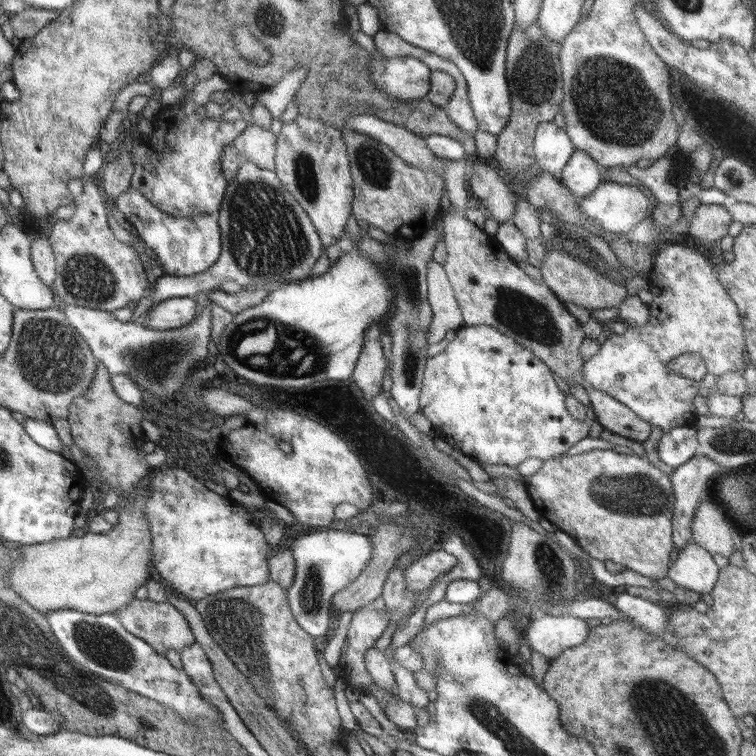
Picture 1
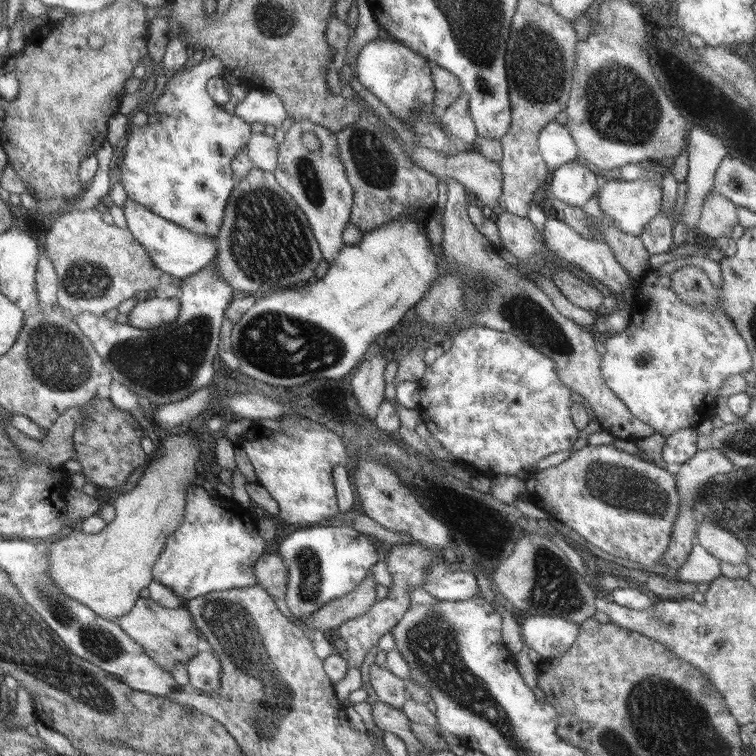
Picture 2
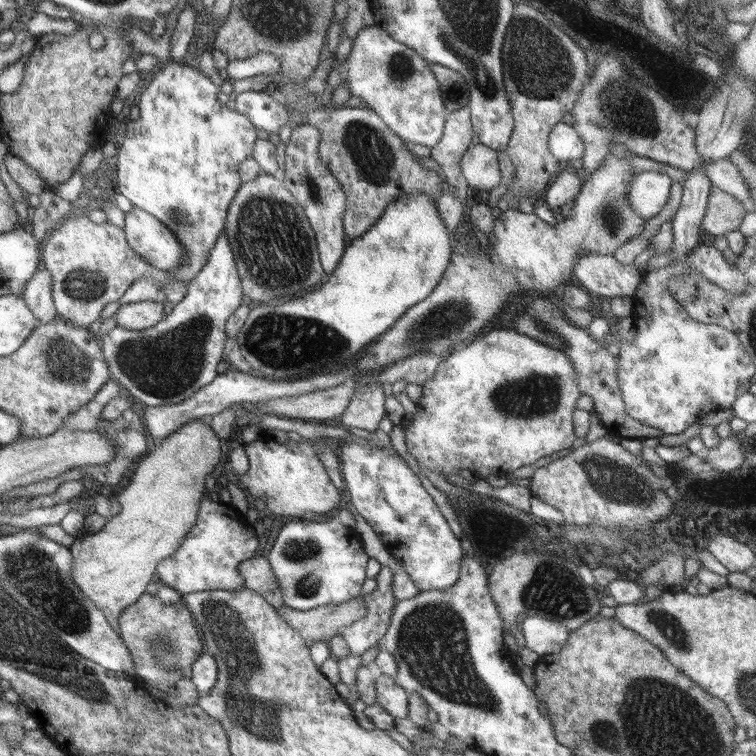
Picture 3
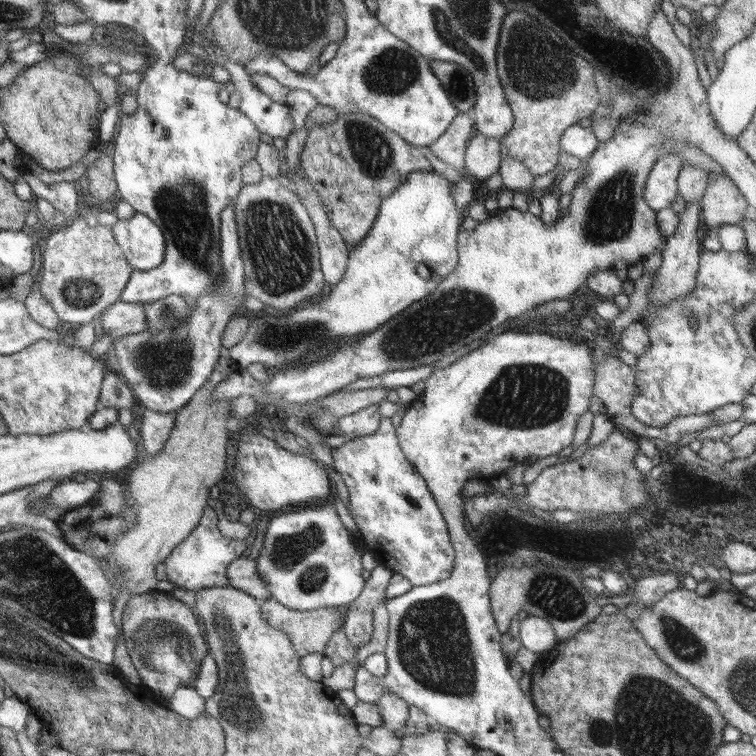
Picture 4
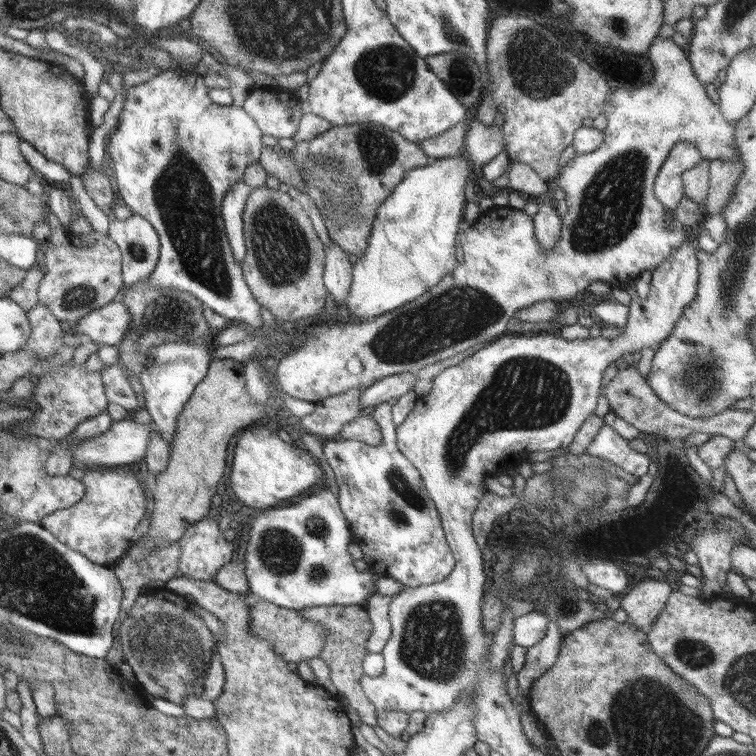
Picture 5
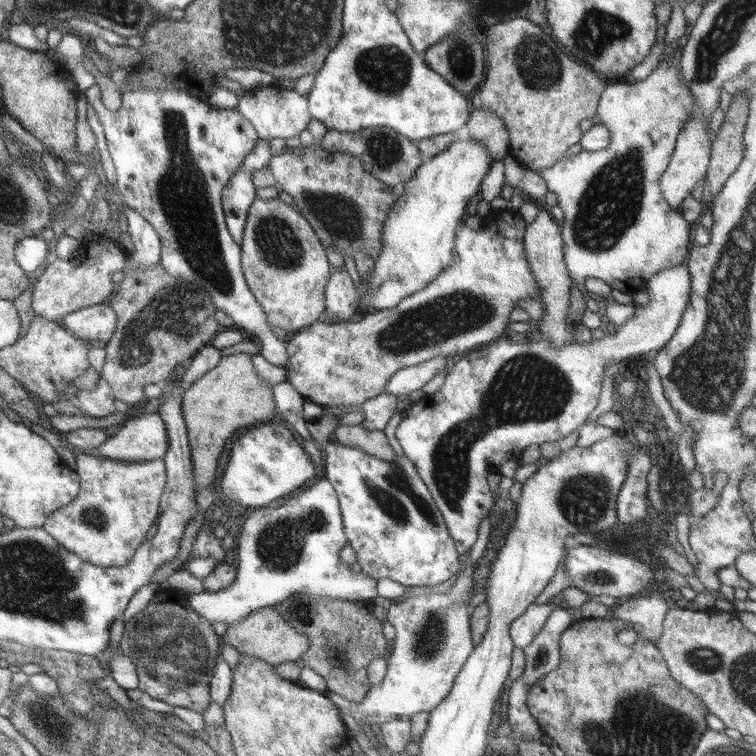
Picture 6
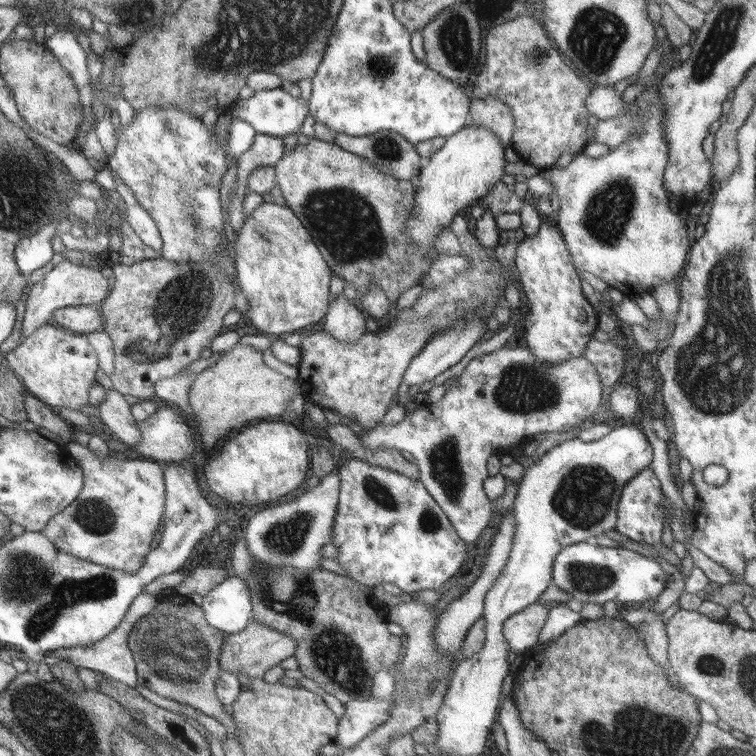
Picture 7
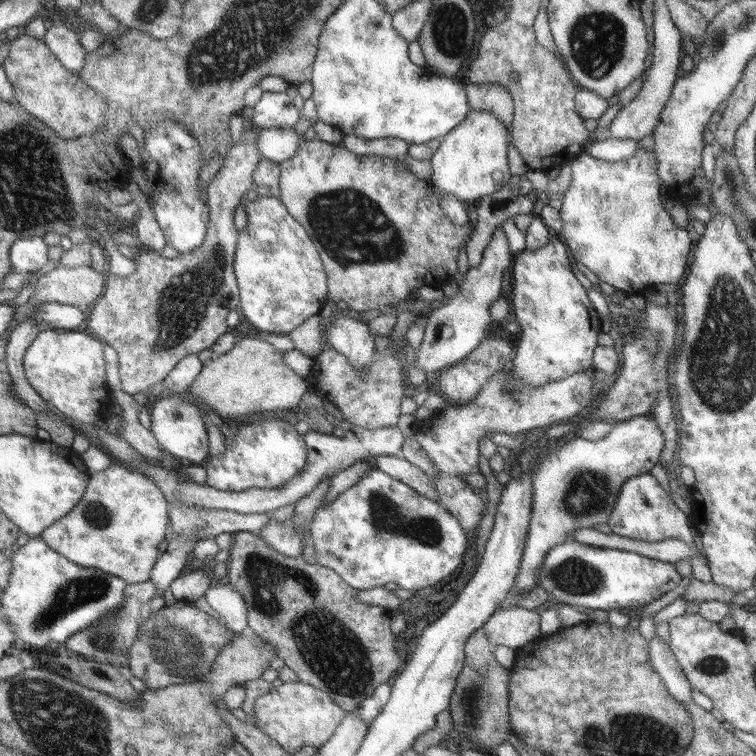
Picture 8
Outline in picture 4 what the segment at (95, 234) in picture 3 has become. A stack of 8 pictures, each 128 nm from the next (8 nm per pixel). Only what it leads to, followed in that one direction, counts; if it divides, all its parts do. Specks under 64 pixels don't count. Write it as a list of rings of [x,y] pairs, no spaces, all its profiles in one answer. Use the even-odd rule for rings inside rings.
[[[75,219],[53,230],[41,242],[41,254],[43,255],[44,272],[40,274],[42,280],[39,282],[39,291],[48,299],[50,306],[57,312],[63,328],[70,324],[84,326],[94,318],[104,315],[110,306],[121,300],[125,286],[129,282],[130,275],[134,272],[124,256],[122,248],[115,241],[112,227],[108,225],[97,225],[90,228],[82,219]]]

